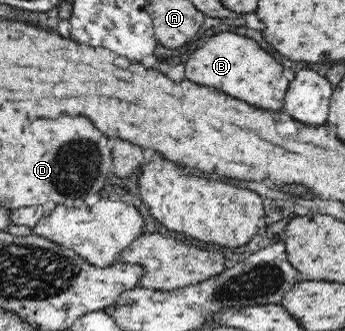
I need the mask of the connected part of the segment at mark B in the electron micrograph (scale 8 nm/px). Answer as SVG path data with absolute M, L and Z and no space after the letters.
M221 31L197 48L184 63L185 78L200 86L214 87L232 98L262 110L283 111L289 82L282 76L282 64L278 64L248 37Z

